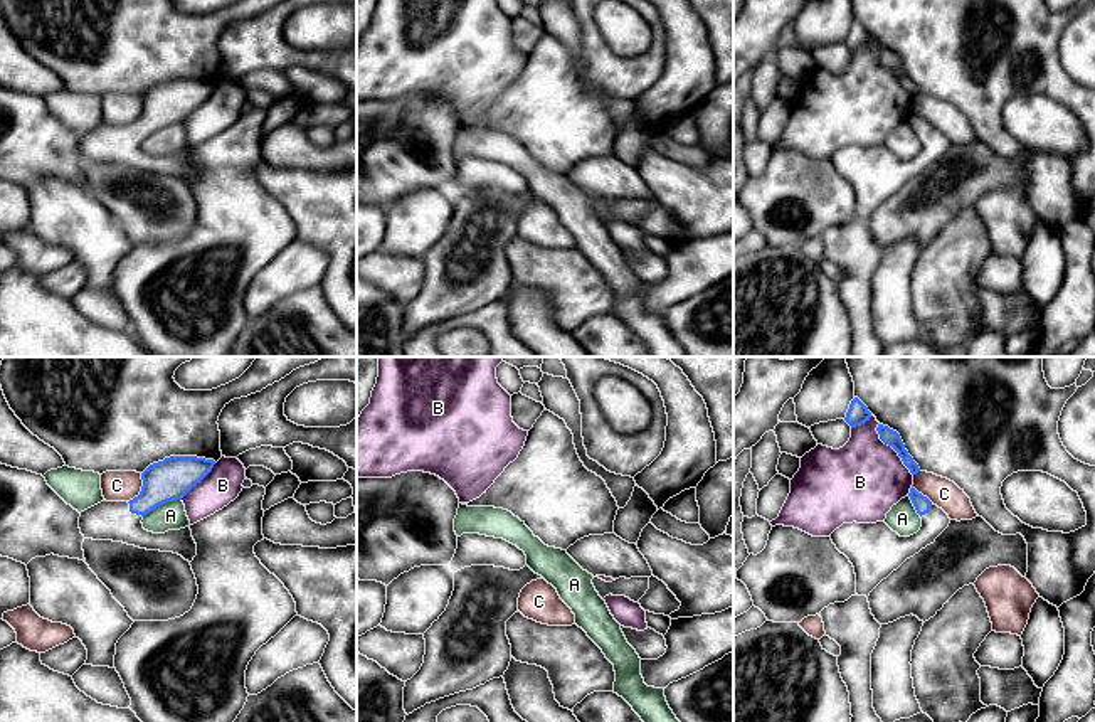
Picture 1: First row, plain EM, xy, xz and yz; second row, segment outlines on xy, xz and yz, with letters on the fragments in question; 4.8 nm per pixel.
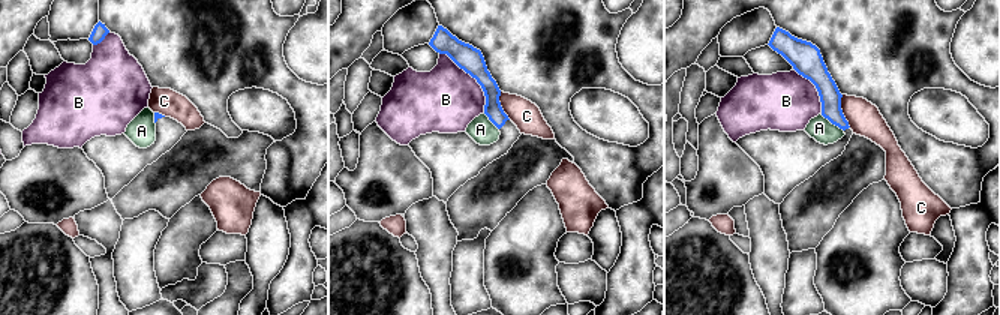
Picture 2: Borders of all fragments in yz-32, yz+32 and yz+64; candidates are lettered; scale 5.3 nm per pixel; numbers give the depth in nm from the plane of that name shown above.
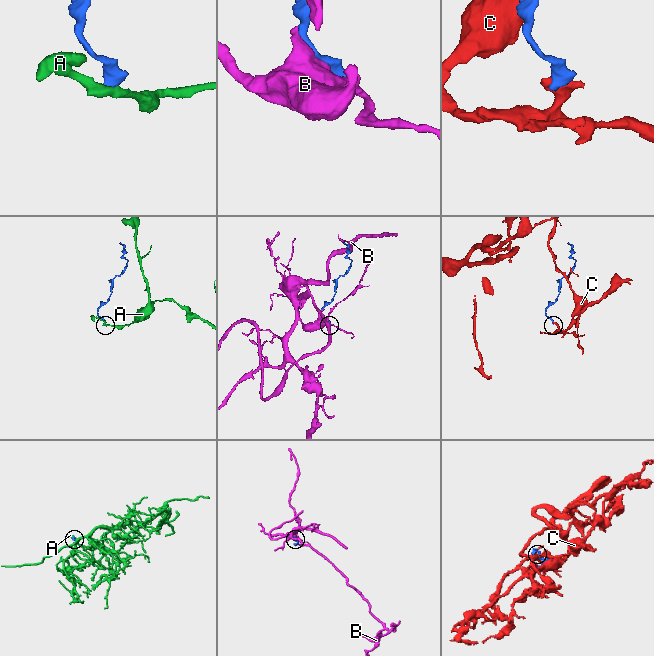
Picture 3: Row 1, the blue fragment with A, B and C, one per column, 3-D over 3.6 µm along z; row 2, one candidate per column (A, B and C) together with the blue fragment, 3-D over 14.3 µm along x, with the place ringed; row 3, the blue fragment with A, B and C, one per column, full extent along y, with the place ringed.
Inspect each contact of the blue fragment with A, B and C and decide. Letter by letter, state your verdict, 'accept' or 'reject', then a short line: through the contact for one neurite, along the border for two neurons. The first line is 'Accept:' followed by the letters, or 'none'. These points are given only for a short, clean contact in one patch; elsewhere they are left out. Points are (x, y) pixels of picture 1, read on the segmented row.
Accept: none
A: reject | xy (180, 499), (163, 502), (143, 517)
B: reject
C: reject | xy (142, 473), (142, 490), (128, 502)

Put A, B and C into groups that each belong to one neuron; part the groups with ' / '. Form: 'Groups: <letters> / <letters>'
Groups: A / B / C

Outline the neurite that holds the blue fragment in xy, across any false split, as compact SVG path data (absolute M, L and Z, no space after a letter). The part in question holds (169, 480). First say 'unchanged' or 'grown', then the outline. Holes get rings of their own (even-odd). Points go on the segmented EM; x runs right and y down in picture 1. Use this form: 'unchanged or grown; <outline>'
grown; M170 456L150 465L143 473L143 486L130 502L101 502L79 517L84 539L113 540L146 550L173 552L192 562L197 544L190 527L153 534L143 528L143 517L156 507L182 500L214 468L214 459L197 456Z

